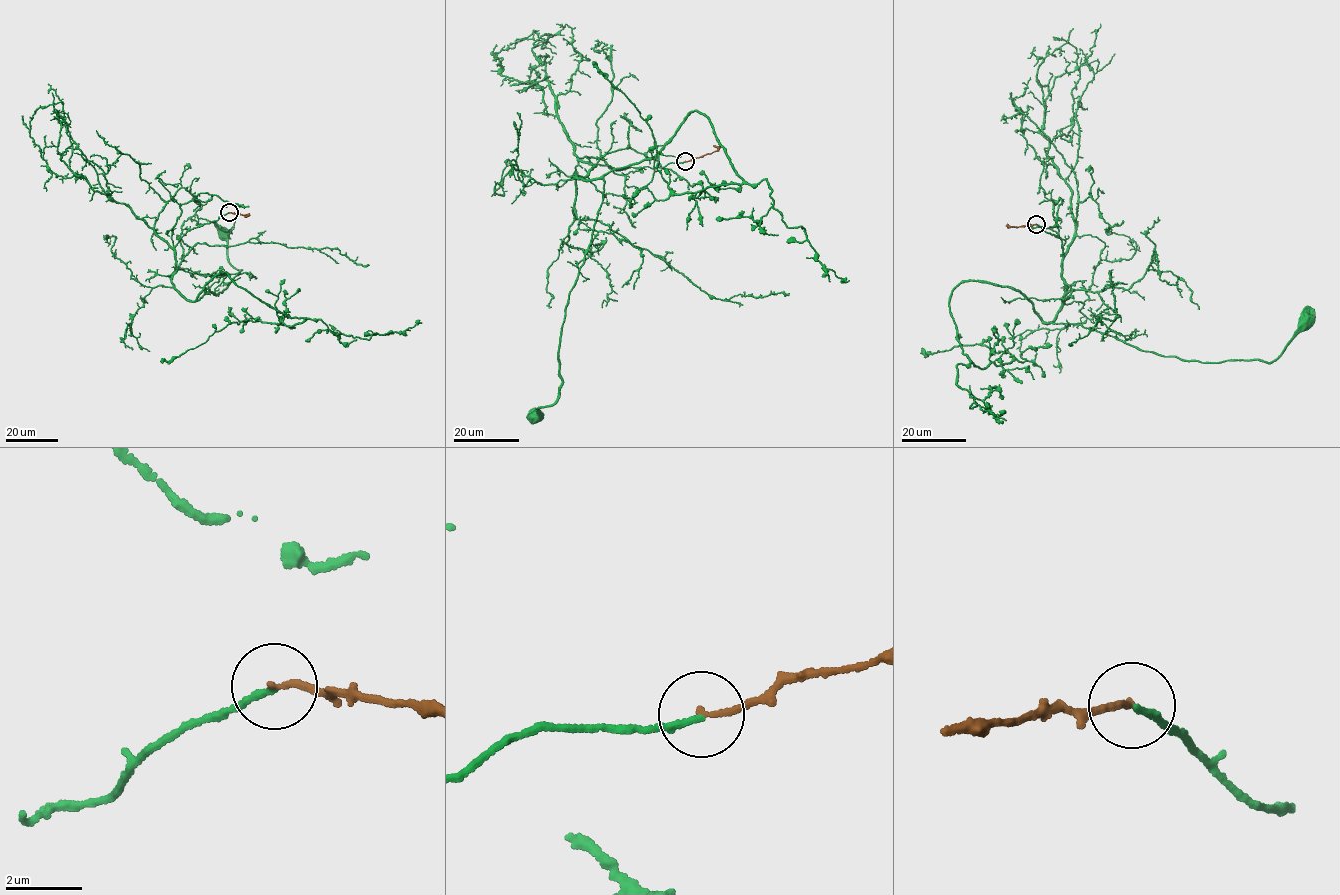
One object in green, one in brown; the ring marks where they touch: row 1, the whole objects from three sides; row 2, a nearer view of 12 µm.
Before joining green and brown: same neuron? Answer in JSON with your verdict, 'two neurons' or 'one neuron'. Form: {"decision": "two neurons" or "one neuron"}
{"decision": "one neuron"}

